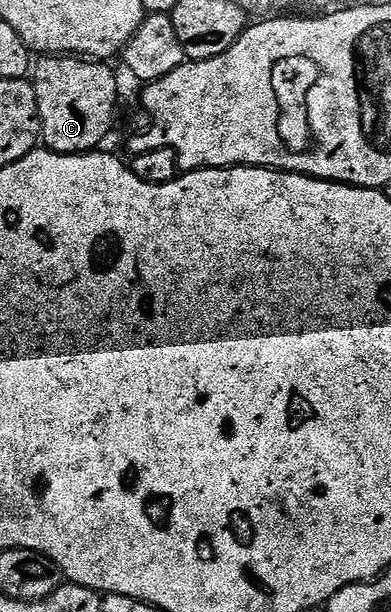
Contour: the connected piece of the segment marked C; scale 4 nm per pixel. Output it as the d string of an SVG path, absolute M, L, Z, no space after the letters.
M48 54L39 57L32 66L32 81L36 92L36 104L38 105L38 119L42 125L40 142L47 150L54 150L57 154L89 154L97 151L98 146L110 134L110 129L114 126L114 117L118 114L118 78L114 75L113 65L102 60L91 60L85 56L63 56L61 54Z

